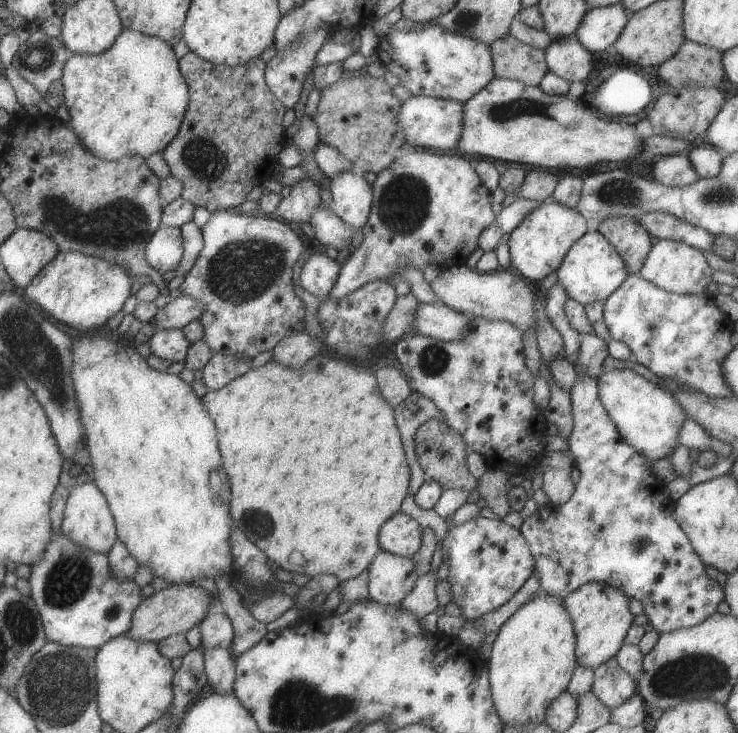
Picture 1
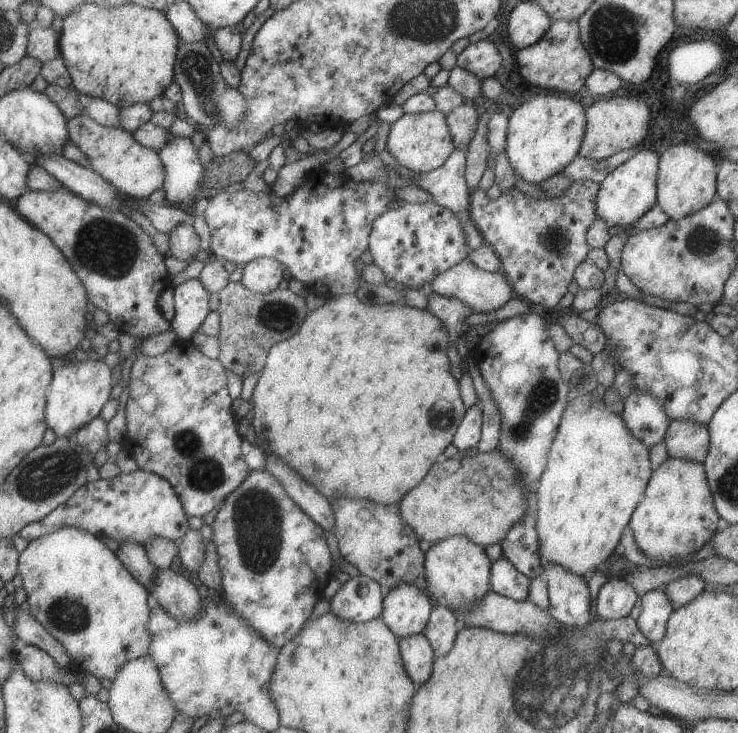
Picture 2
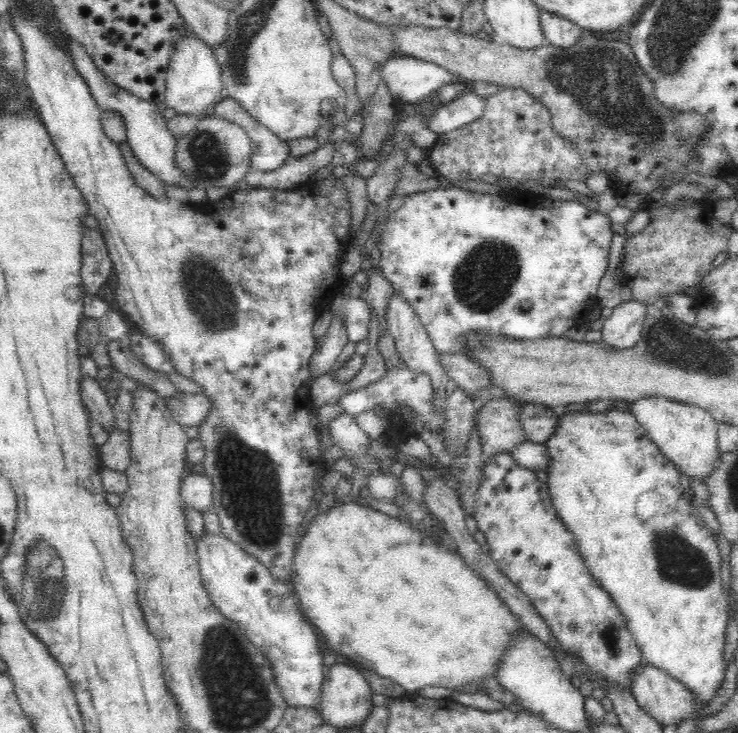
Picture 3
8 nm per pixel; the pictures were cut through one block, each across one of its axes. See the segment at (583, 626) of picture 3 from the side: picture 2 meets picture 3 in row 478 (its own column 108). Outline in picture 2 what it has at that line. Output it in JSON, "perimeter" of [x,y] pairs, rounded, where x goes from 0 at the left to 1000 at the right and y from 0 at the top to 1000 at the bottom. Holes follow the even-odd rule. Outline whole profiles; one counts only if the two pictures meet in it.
{"perimeter":[[[186,640],[173,647],[163,644],[159,649],[150,652],[150,655],[133,653],[122,658],[117,656],[114,662],[104,664],[104,668],[88,685],[76,690],[66,701],[62,701],[53,709],[35,715],[24,729],[37,738],[41,738],[85,719],[102,719],[130,733],[133,730],[144,731],[145,734],[157,737],[161,744],[180,739],[191,745],[202,739],[202,735],[207,733],[233,738],[240,737],[255,722],[253,704],[234,664],[218,649],[195,643],[194,640]]]}

